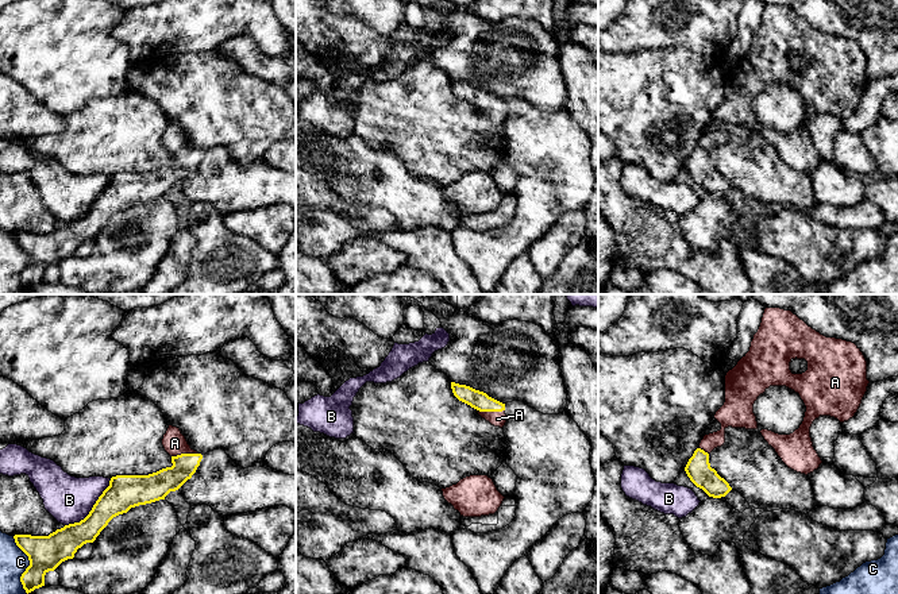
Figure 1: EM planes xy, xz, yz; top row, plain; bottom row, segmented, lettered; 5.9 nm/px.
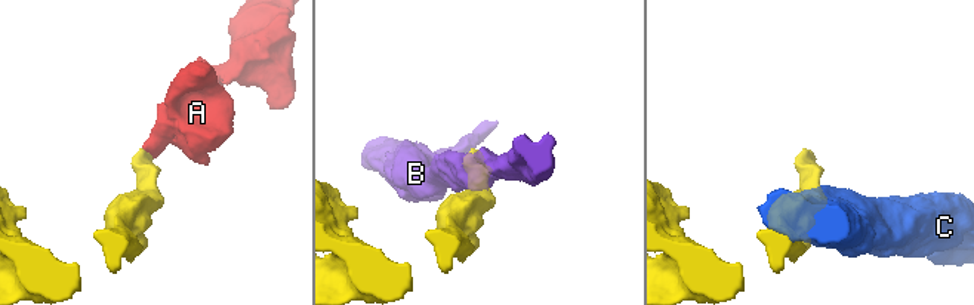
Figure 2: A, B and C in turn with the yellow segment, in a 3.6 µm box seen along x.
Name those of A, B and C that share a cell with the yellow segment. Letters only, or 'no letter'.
A

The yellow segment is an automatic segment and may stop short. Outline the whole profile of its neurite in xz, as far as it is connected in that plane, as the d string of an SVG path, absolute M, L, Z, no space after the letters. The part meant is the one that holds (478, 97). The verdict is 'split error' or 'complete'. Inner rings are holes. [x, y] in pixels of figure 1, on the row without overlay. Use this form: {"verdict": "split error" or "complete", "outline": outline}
{"verdict": "split error", "outline": "M451 80L454 93L474 105L478 112L494 124L502 126L506 120L505 101L489 94L486 90L466 82Z"}

